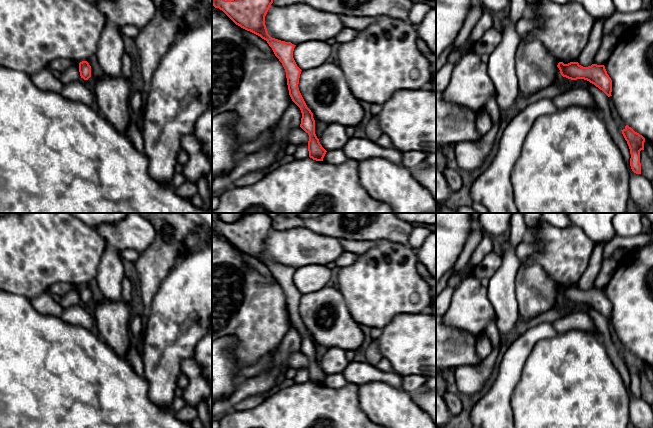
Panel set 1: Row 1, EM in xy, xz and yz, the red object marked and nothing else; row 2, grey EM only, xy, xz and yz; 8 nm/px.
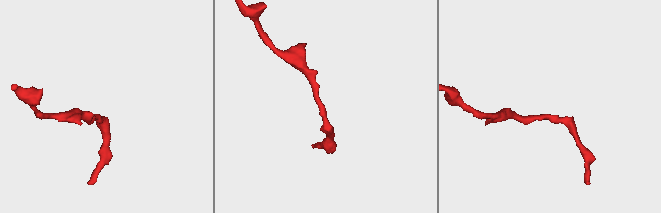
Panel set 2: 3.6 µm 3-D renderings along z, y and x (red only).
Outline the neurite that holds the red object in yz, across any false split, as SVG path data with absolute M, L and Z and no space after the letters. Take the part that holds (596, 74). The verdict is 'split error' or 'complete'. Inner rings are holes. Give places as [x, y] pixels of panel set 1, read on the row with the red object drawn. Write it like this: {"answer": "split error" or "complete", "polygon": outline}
{"answer": "complete", "polygon": "M559 62L557 67L563 77L571 80L587 80L602 90L608 97L612 96L612 80L607 74L604 65L592 64L591 66L583 67L578 62L570 62L568 64Z"}

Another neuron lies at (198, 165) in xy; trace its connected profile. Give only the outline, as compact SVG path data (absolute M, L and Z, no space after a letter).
M193 134L183 135L181 146L188 153L189 160L180 169L186 181L197 183L202 176L207 175L211 170L210 160L204 153L202 144Z

